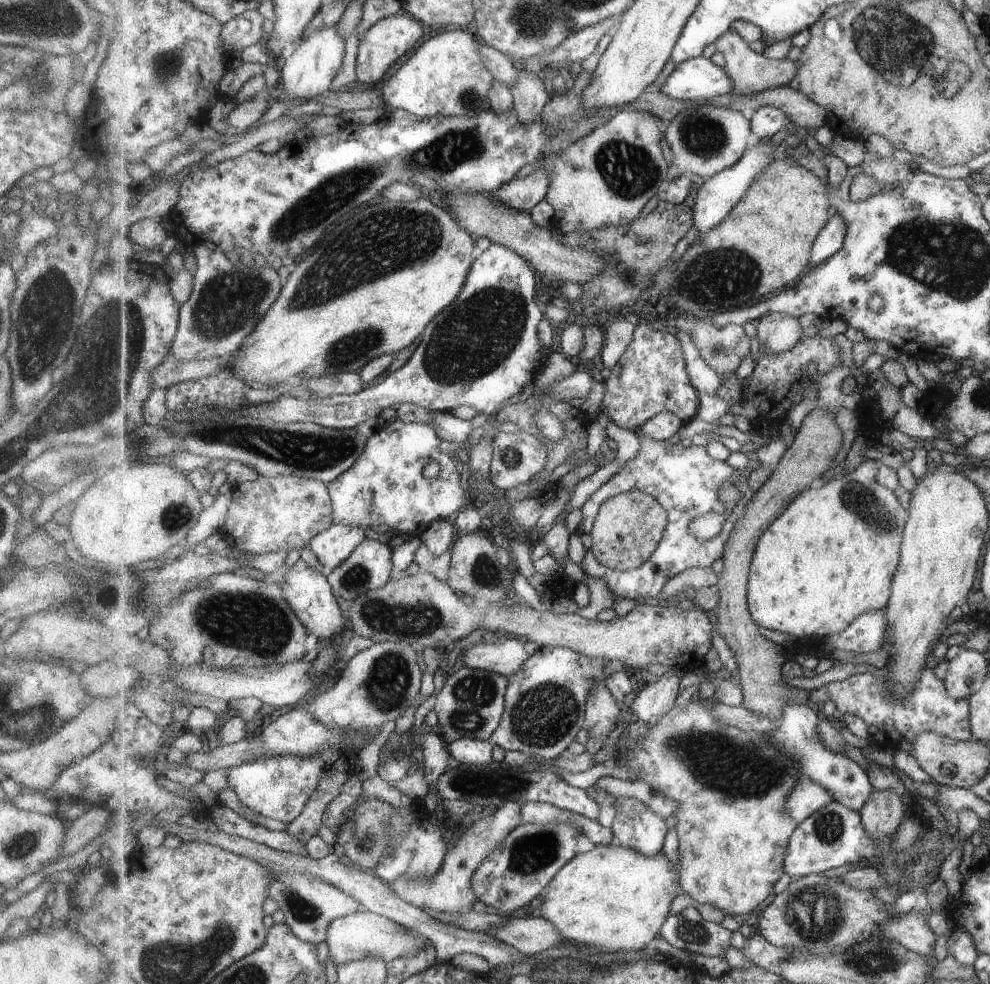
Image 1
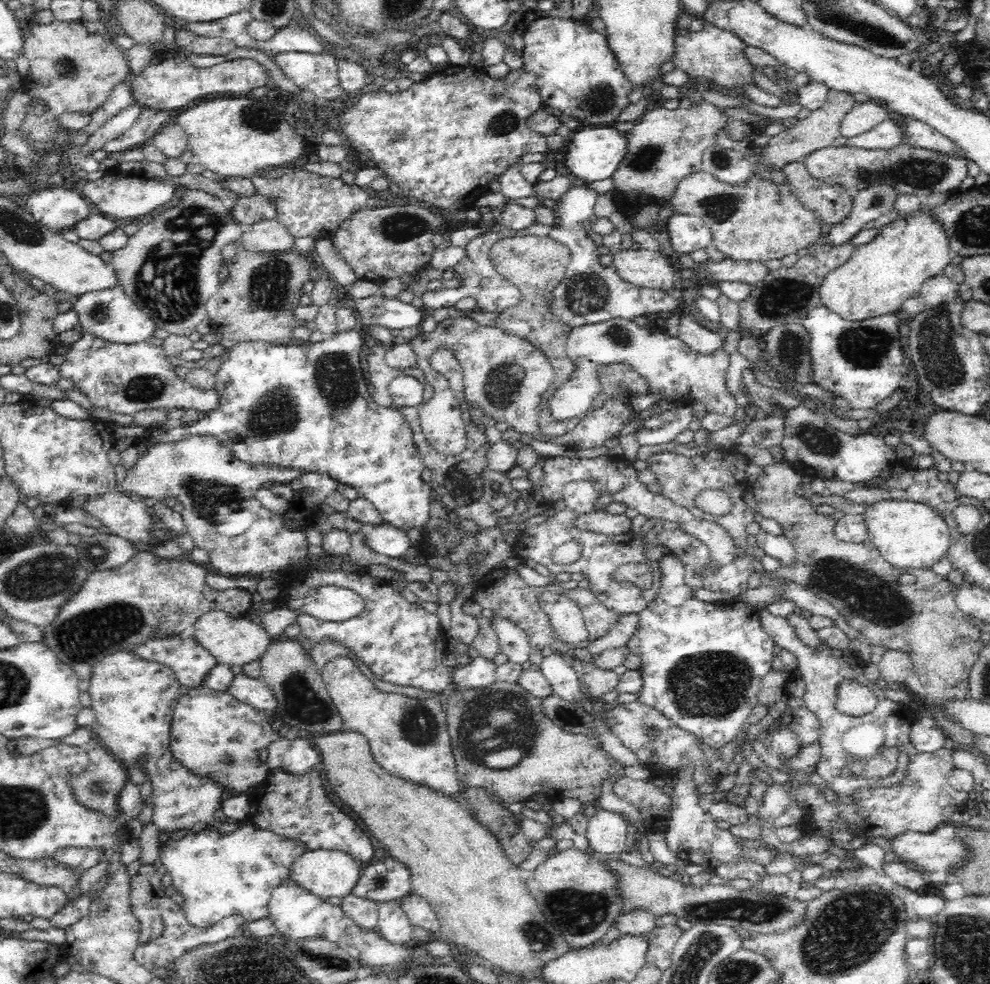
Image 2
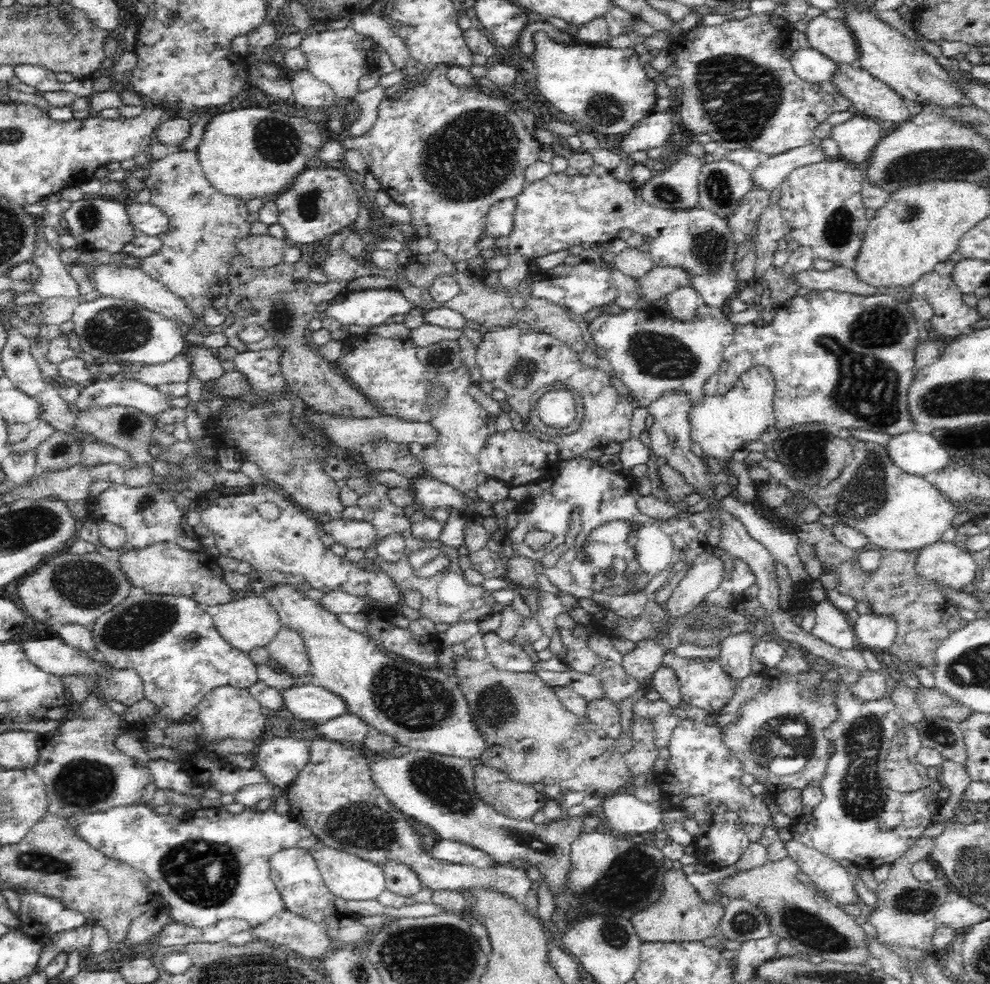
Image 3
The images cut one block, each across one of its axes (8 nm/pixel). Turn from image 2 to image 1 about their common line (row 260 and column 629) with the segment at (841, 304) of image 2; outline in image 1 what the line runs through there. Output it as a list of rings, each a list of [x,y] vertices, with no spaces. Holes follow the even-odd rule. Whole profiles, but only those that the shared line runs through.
[[[616,841],[611,845],[594,845],[590,851],[571,859],[542,892],[543,917],[554,922],[556,929],[574,945],[585,945],[596,952],[643,950],[651,946],[655,936],[660,934],[672,912],[673,900],[682,893],[680,878],[681,868],[674,868],[663,851],[651,856],[636,848],[619,845]]]

